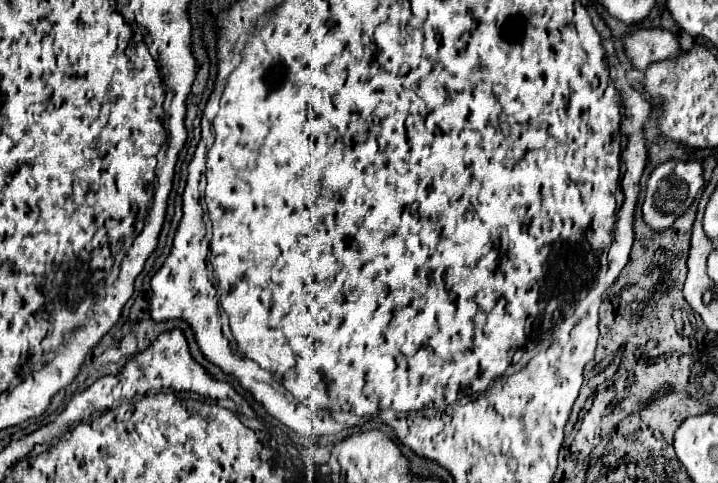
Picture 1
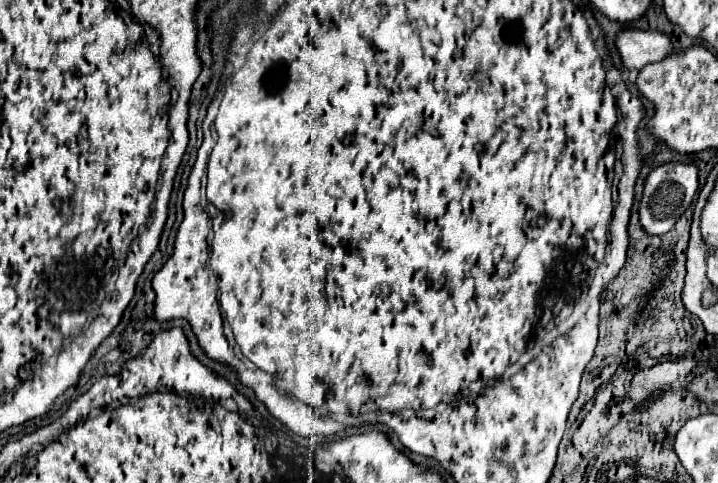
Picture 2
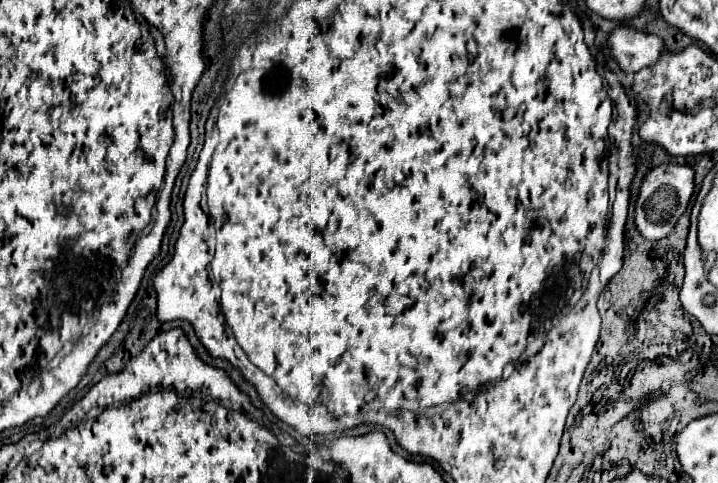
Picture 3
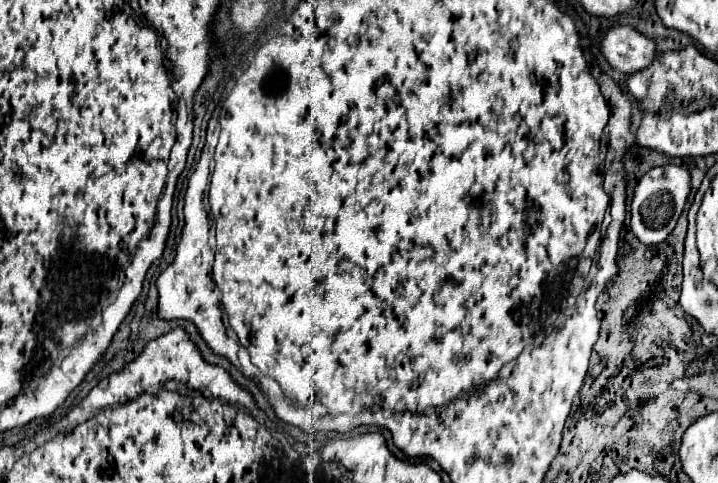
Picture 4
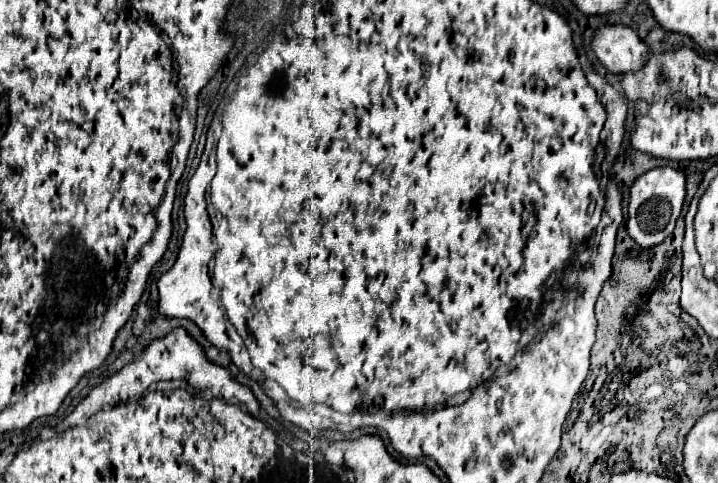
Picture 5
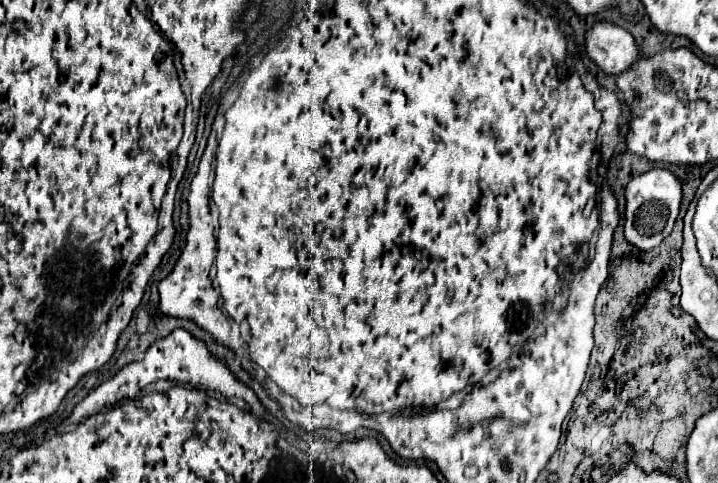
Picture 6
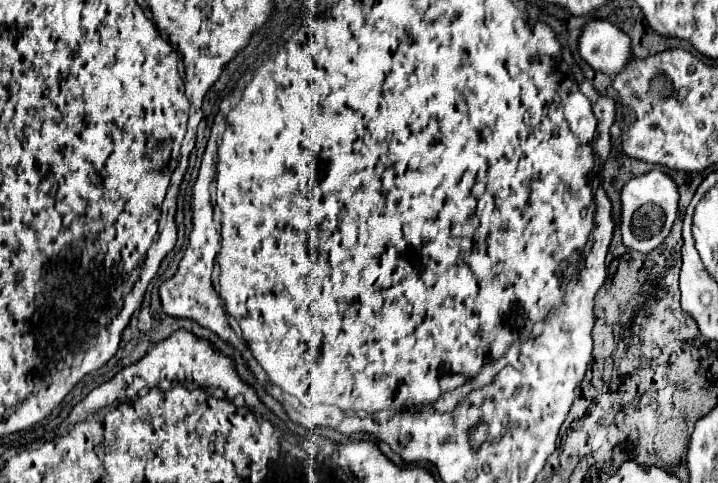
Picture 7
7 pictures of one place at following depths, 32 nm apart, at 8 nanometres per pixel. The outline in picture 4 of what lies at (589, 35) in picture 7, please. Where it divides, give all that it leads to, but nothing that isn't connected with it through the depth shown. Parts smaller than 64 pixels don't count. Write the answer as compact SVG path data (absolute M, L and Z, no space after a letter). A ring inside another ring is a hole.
M612 26L608 28L598 42L598 52L610 68L632 74L646 68L654 58L654 40L642 36L630 26Z

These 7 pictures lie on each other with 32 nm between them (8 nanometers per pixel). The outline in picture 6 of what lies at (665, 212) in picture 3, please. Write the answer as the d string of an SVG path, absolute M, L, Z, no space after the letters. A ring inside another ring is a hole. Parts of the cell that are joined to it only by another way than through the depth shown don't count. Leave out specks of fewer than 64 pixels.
M652 168L646 174L632 178L624 190L626 210L624 210L624 238L630 246L638 248L640 252L648 252L656 248L674 226L674 220L680 210L682 188L678 178L664 168Z

